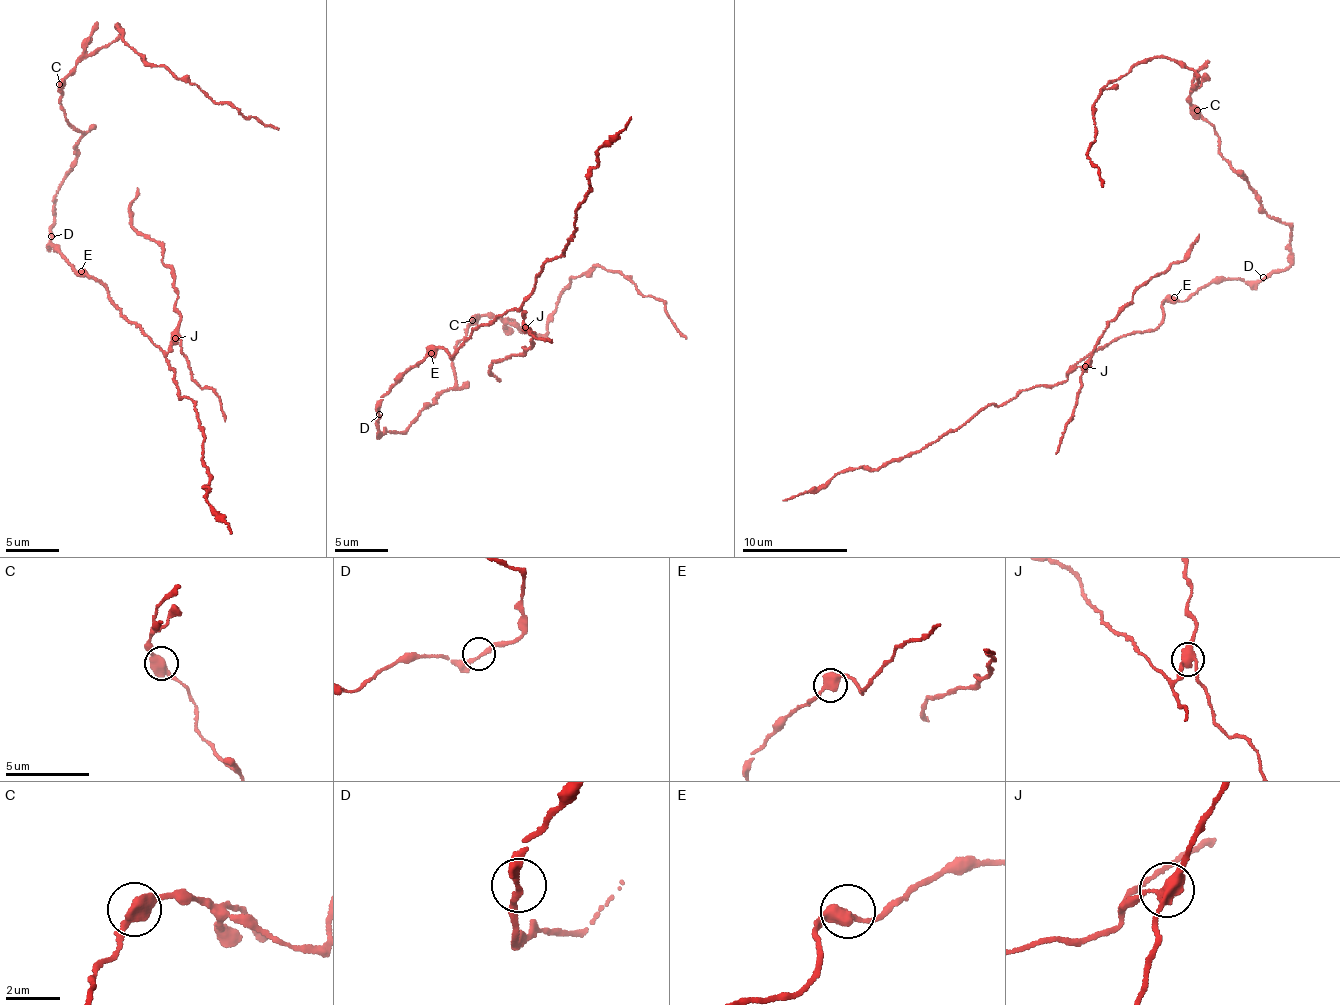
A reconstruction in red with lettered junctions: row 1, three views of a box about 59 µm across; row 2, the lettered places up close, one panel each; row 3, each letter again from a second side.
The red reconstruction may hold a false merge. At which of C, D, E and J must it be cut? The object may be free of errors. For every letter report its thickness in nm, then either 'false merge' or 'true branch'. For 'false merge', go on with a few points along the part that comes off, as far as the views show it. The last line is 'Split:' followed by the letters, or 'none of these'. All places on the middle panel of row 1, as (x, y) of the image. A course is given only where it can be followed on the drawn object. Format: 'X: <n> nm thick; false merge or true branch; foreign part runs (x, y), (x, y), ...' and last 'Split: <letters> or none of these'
C: 480 nm thick; true branch
D: 220 nm thick; true branch
E: 480 nm thick; true branch
J: 360 nm thick; false merge; foreign part runs (524, 326), (536, 331), (528, 348), (522, 346), (522, 353), (497, 359), (491, 366), (489, 371), (501, 380)
Split: J

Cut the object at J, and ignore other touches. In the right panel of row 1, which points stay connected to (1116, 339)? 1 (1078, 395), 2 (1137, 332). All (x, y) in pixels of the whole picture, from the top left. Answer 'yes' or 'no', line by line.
1: no
2: yes

